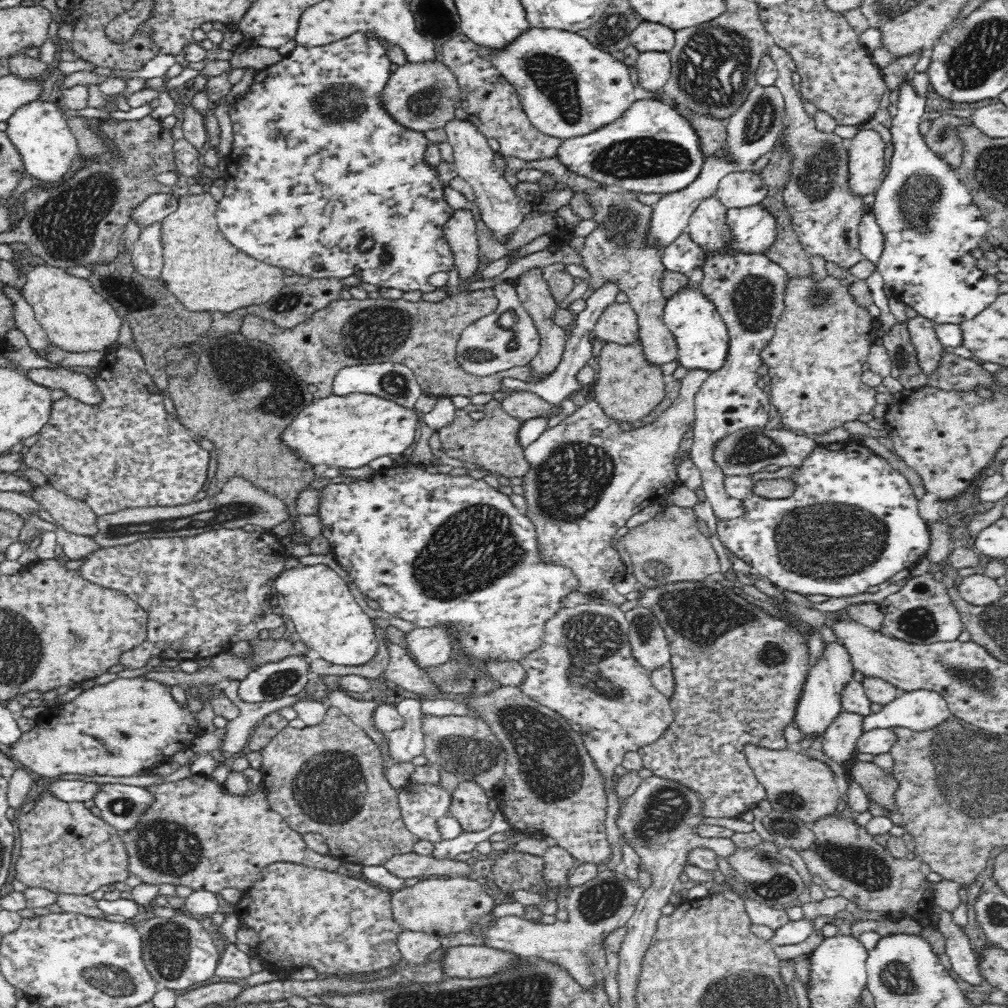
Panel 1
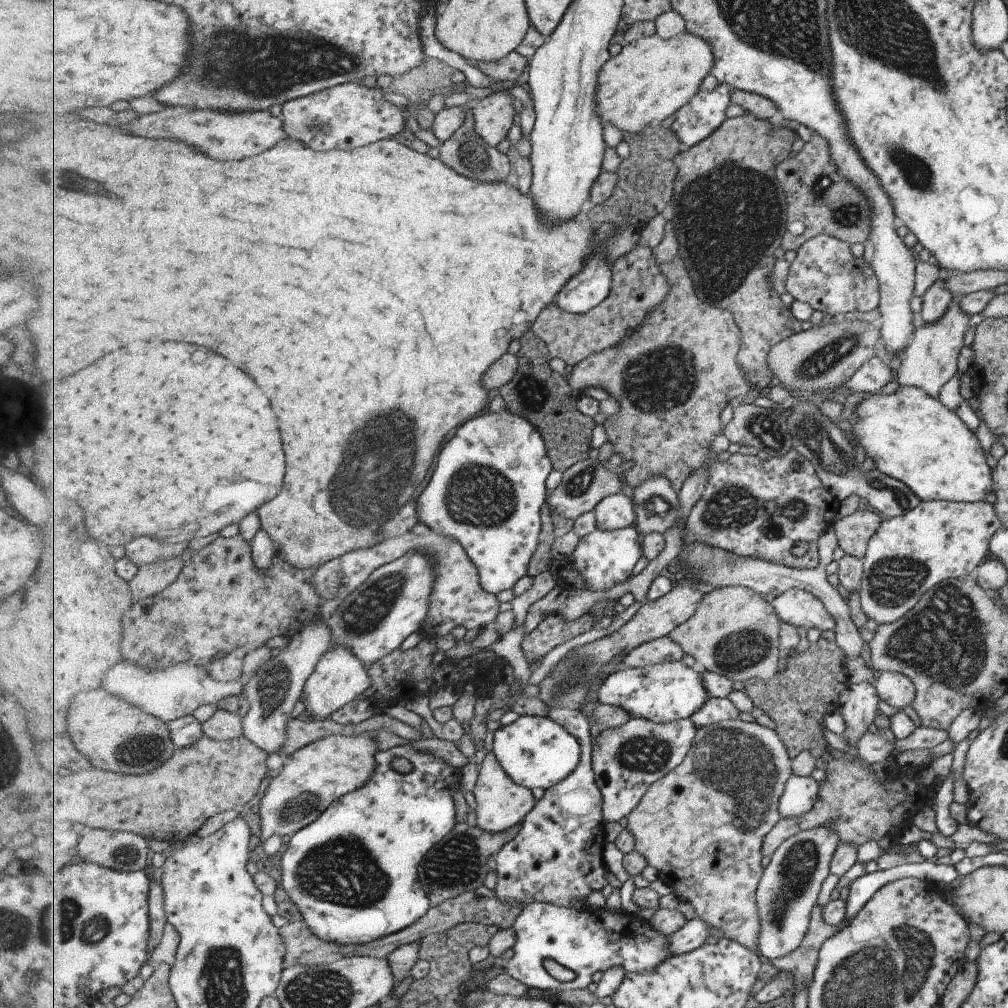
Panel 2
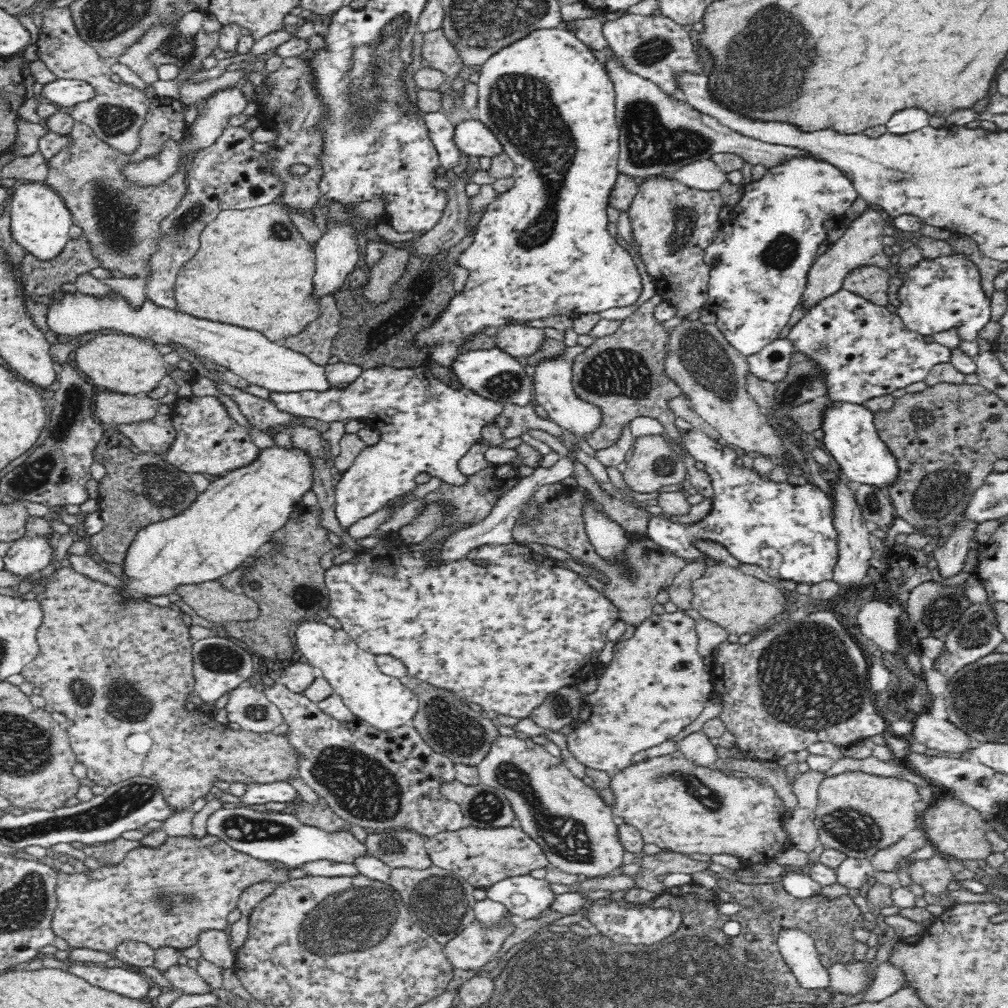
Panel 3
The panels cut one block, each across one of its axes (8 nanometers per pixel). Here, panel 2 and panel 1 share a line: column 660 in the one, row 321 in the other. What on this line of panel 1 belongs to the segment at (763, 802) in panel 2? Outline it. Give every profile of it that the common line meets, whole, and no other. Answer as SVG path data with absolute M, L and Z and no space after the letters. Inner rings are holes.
M828 276L820 283L813 278L792 278L788 287L786 310L771 343L763 350L763 361L770 376L769 397L780 414L780 422L790 430L802 430L806 436L822 436L846 423L858 421L862 414L870 414L876 408L876 390L862 380L862 366L869 354L875 332L880 323L873 319L867 309L855 304L848 292L848 286Z

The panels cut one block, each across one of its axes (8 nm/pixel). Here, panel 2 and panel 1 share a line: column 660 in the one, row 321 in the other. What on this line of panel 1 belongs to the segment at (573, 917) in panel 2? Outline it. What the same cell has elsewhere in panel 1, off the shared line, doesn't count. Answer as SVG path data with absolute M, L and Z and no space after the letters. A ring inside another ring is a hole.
M907 81L900 84L899 90L898 103L893 108L892 126L889 129L894 156L890 160L886 178L875 192L876 202L874 209L870 211L884 235L883 251L876 268L884 283L890 286L894 297L914 308L918 315L935 324L960 325L966 320L976 318L1001 294L998 291L1001 283L995 276L982 272L974 256L974 250L980 248L990 232L990 223L975 204L970 189L961 181L957 166L949 164L933 152L920 134L918 124L926 109L925 97L918 95L914 86Z

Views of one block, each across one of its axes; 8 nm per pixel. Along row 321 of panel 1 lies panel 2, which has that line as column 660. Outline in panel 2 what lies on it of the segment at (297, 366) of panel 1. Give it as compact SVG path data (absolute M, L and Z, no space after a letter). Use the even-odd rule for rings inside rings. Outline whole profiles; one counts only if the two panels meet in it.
M675 233L665 236L653 252L663 274L670 280L670 295L651 314L647 314L641 328L623 338L617 346L595 352L582 360L566 379L576 392L598 386L605 388L609 396L617 396L623 402L623 412L616 412L607 418L603 428L613 446L613 453L621 456L623 461L633 461L633 466L623 473L625 486L635 488L653 476L665 476L679 492L693 472L707 462L715 438L723 433L725 426L721 424L719 414L731 400L743 398L751 389L751 383L737 362L742 350L742 332L733 314L716 304L706 303L695 292L689 269L679 254L681 249Z

